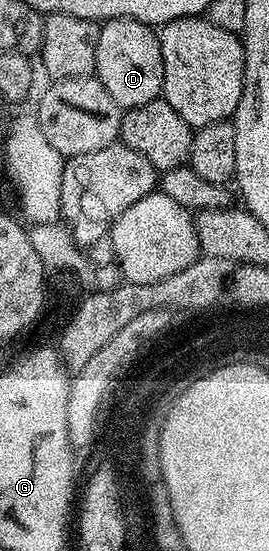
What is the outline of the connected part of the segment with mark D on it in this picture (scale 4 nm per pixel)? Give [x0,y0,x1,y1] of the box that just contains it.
[100,19,163,111]

